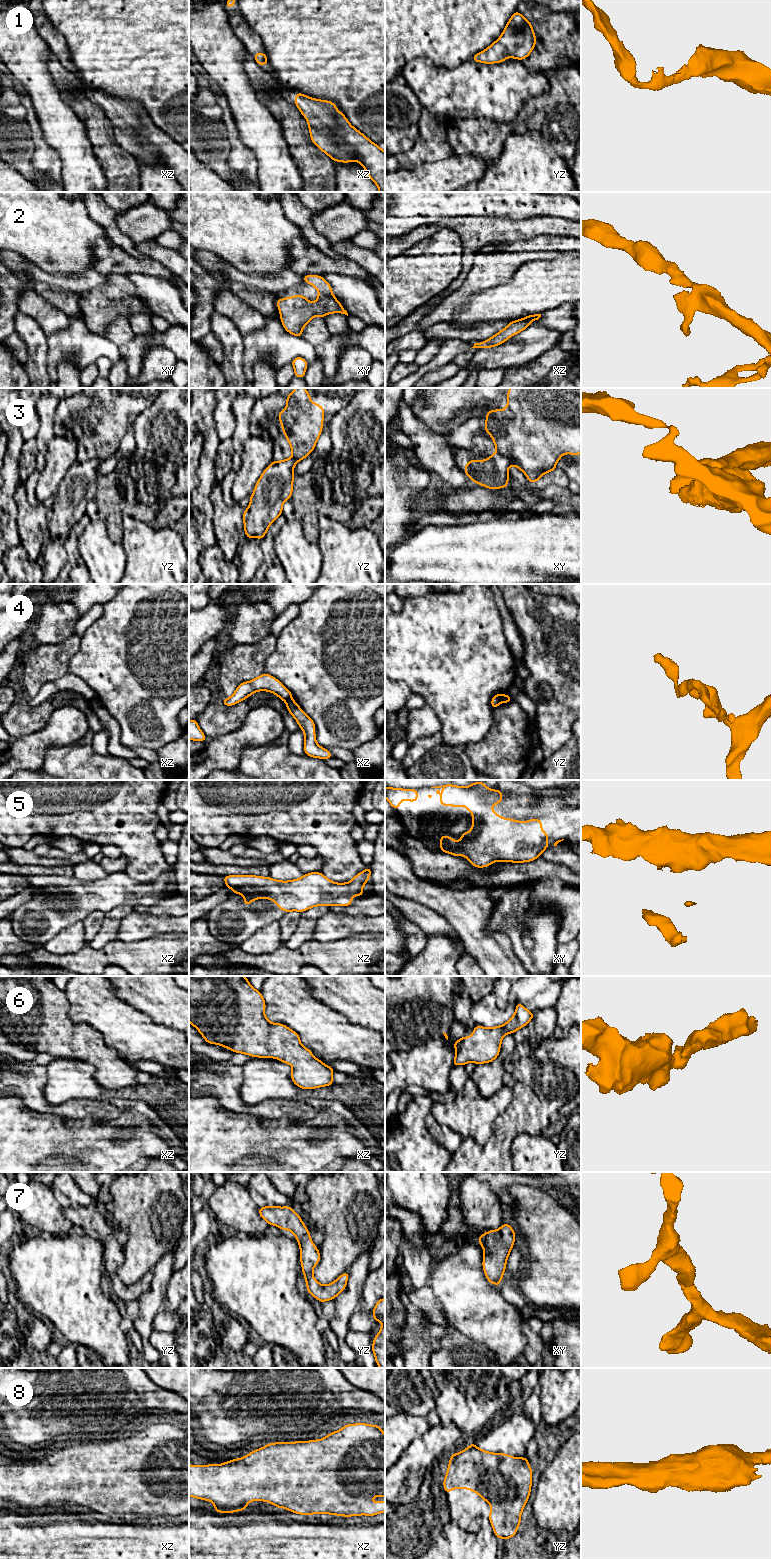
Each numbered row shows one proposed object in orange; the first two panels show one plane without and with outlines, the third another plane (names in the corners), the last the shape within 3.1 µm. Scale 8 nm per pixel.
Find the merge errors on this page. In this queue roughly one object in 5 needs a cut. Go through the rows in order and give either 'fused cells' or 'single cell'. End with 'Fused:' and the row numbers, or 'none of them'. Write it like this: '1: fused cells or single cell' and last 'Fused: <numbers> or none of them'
1: single cell
2: single cell
3: fused cells
4: fused cells
5: single cell
6: single cell
7: single cell
8: single cell
Fused: 3, 4

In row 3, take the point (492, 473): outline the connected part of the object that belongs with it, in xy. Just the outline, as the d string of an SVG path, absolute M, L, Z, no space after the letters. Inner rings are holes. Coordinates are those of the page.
M493 453L486 460L468 460L464 473L472 482L496 490L507 487L510 465L509 458L499 453Z

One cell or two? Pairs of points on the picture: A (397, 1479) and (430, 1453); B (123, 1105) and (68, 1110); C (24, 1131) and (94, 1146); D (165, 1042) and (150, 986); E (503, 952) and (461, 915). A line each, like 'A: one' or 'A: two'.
A: one
B: one
C: one
D: two
E: one

